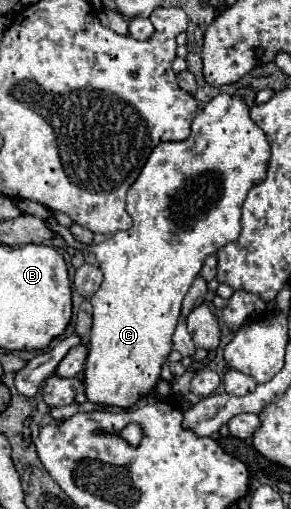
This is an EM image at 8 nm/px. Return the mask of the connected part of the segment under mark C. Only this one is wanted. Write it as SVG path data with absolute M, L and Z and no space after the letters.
M219 94L215 96L203 110L199 116L195 116L193 124L191 124L191 134L185 142L163 142L159 144L151 156L147 158L139 178L135 180L135 184L129 188L127 192L127 212L131 214L133 218L133 226L125 232L117 232L113 234L109 240L105 240L103 244L95 244L95 246L87 246L77 242L68 228L61 226L55 219L46 219L45 221L55 234L62 239L72 248L78 250L86 250L93 252L97 256L97 262L99 262L99 268L103 272L103 284L101 288L93 294L91 298L91 304L93 304L93 330L91 330L89 343L88 343L88 356L87 364L85 364L85 376L83 376L83 384L85 384L85 396L89 402L93 404L101 404L101 406L109 406L109 408L123 408L123 410L129 410L133 408L141 398L149 396L153 392L153 388L157 386L159 382L159 376L161 376L161 366L163 362L167 360L169 352L173 350L173 330L177 326L177 320L179 320L179 314L181 314L181 302L183 302L183 296L187 294L187 290L191 288L191 284L195 282L195 278L199 276L199 270L203 266L203 260L209 256L209 254L217 254L219 248L223 248L225 244L233 242L239 238L239 232L241 232L241 206L247 198L247 192L249 188L255 184L255 180L263 180L265 176L265 168L267 168L267 160L269 160L271 152L269 152L269 144L267 144L267 138L265 138L265 132L253 124L253 120L249 118L249 108L243 104L243 100L239 96L229 96L229 94Z

